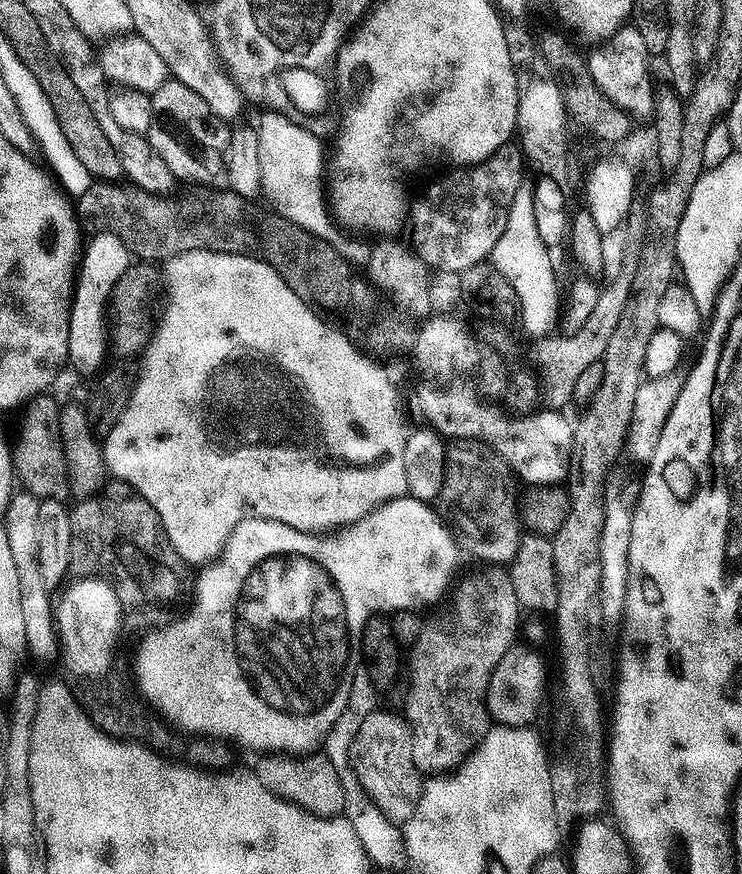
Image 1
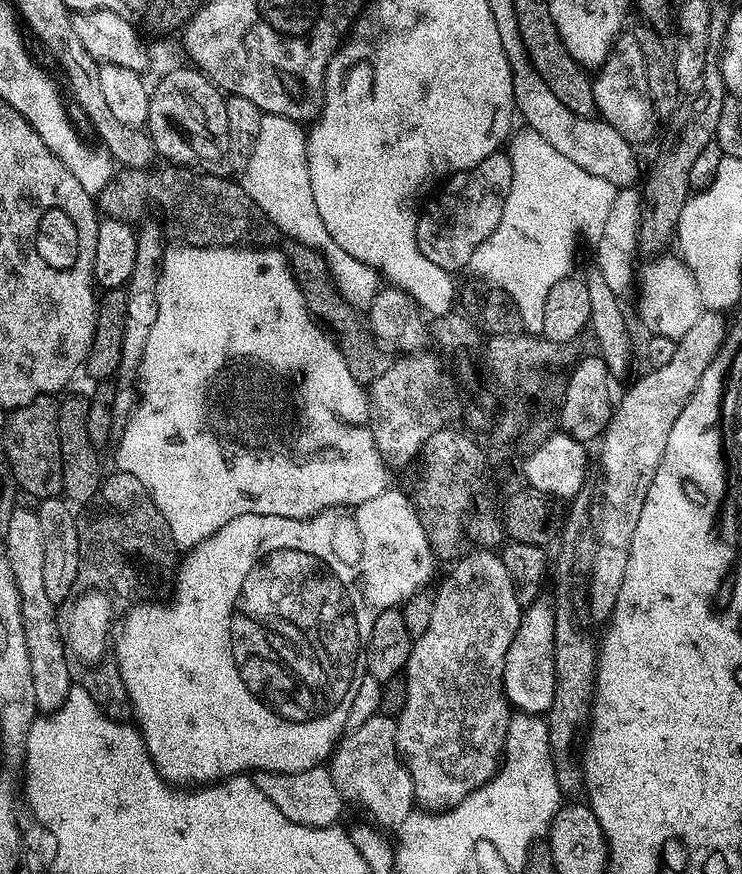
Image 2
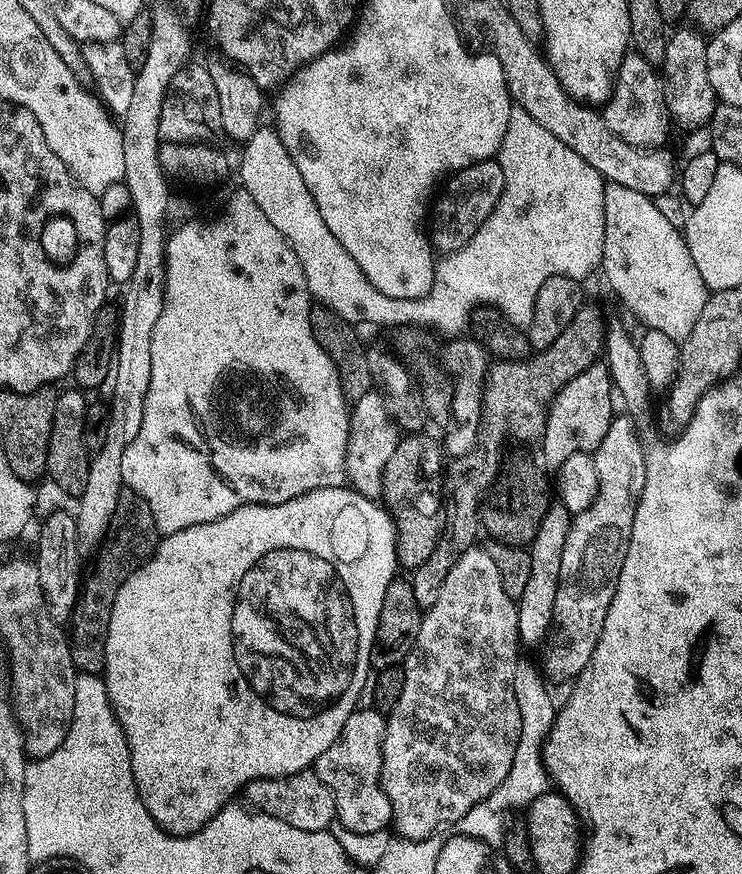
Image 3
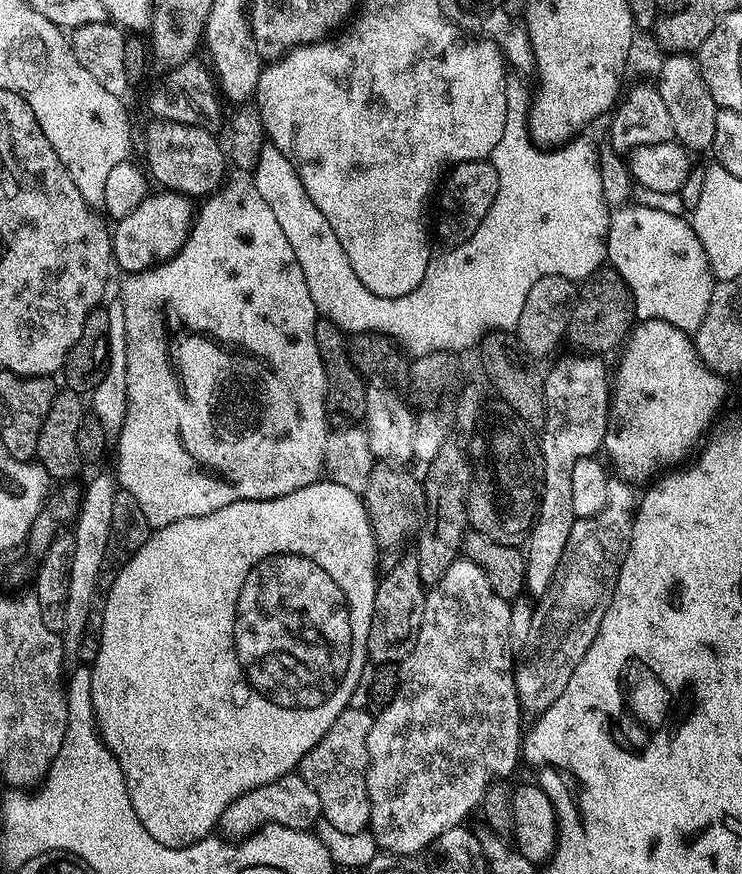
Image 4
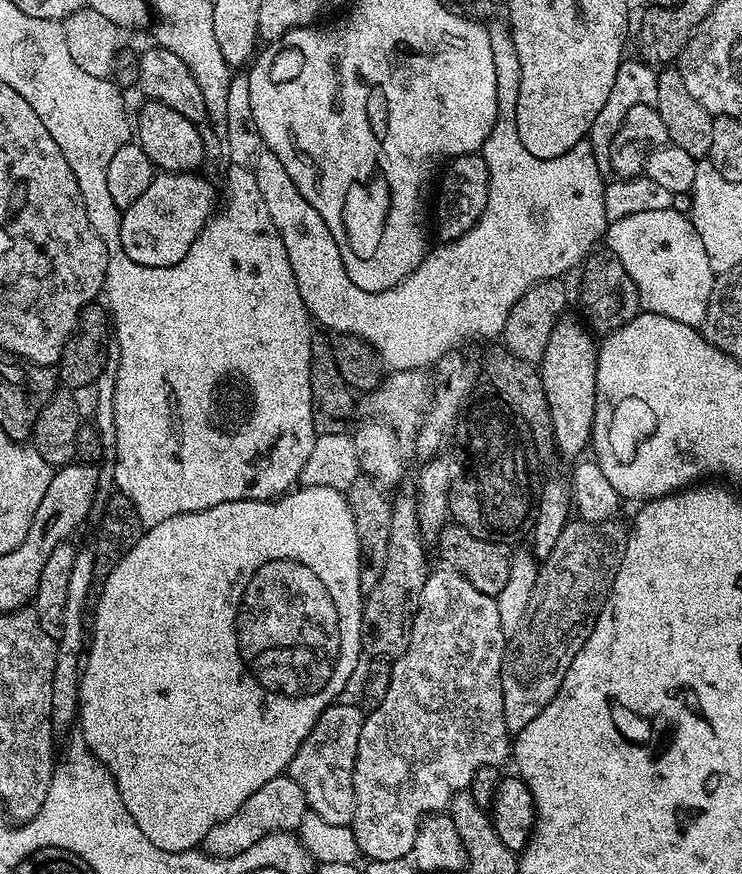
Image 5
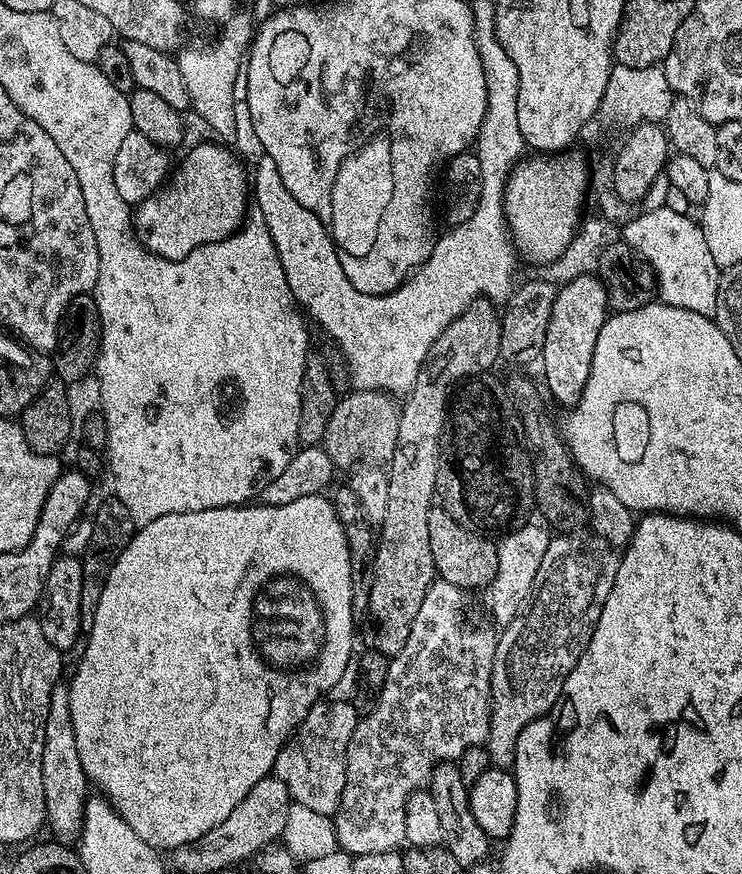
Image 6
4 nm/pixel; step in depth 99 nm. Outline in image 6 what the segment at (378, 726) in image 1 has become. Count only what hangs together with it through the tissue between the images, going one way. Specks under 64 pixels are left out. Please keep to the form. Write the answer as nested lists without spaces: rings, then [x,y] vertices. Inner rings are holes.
[[[347,699],[328,703],[321,702],[309,710],[304,721],[282,746],[272,771],[275,779],[286,786],[295,803],[332,818],[342,802],[342,790],[346,788],[346,758],[350,738],[354,738],[358,713]]]

